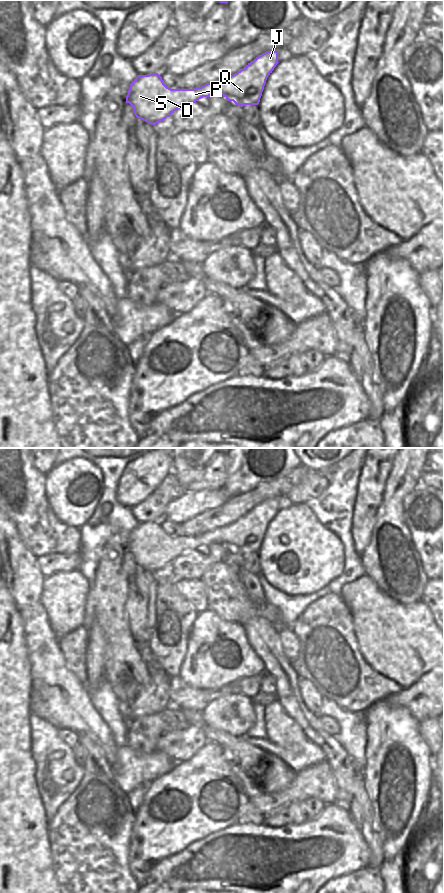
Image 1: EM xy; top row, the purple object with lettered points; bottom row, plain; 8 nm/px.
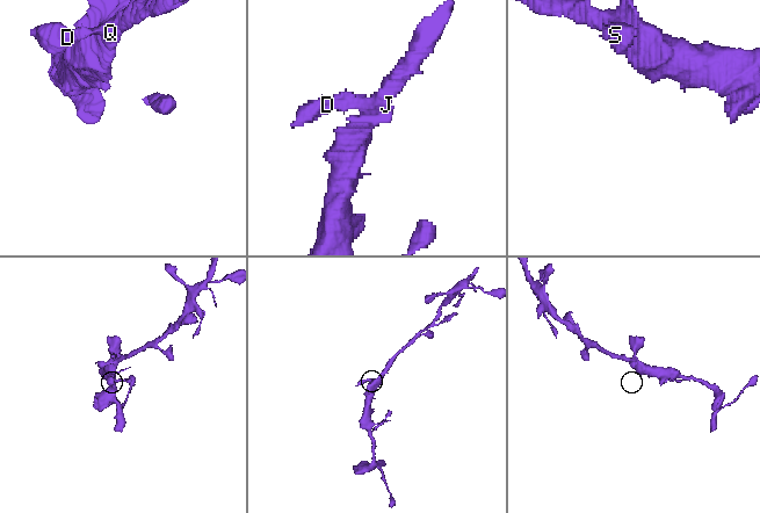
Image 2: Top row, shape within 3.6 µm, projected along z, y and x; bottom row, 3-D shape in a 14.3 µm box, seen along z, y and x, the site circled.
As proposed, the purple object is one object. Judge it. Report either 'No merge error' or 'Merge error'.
No merge error.

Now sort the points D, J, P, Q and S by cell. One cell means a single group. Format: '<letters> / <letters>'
D J P Q S

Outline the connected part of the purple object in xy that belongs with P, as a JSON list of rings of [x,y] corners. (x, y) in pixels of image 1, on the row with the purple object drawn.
[[[267,51],[248,63],[237,73],[213,83],[207,83],[193,89],[171,89],[167,87],[158,73],[138,75],[130,84],[126,103],[134,108],[137,118],[155,125],[170,117],[177,109],[189,103],[195,103],[203,97],[223,95],[228,101],[233,101],[241,107],[245,105],[258,105],[266,80],[278,64],[278,51]]]

